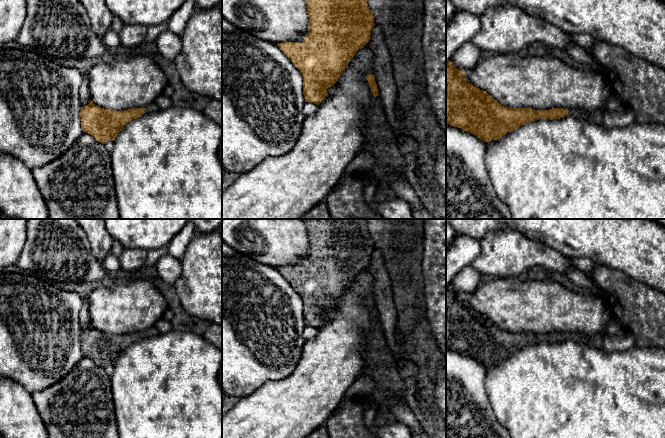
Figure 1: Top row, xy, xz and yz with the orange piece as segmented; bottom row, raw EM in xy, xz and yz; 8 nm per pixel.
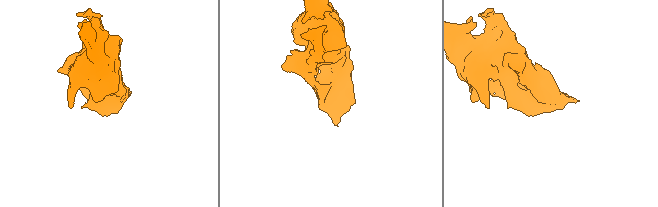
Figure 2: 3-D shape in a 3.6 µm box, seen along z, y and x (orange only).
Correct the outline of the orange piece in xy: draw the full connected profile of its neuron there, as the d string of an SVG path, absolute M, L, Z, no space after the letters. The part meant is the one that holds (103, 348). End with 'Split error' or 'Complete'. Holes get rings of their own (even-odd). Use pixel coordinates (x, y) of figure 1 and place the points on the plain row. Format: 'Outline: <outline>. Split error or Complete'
Outline: M90 325L88 329L81 331L81 351L84 356L92 359L96 365L104 368L107 364L114 365L124 350L131 344L158 335L160 335L160 332L155 326L141 332L116 335L101 332Z. Split error

